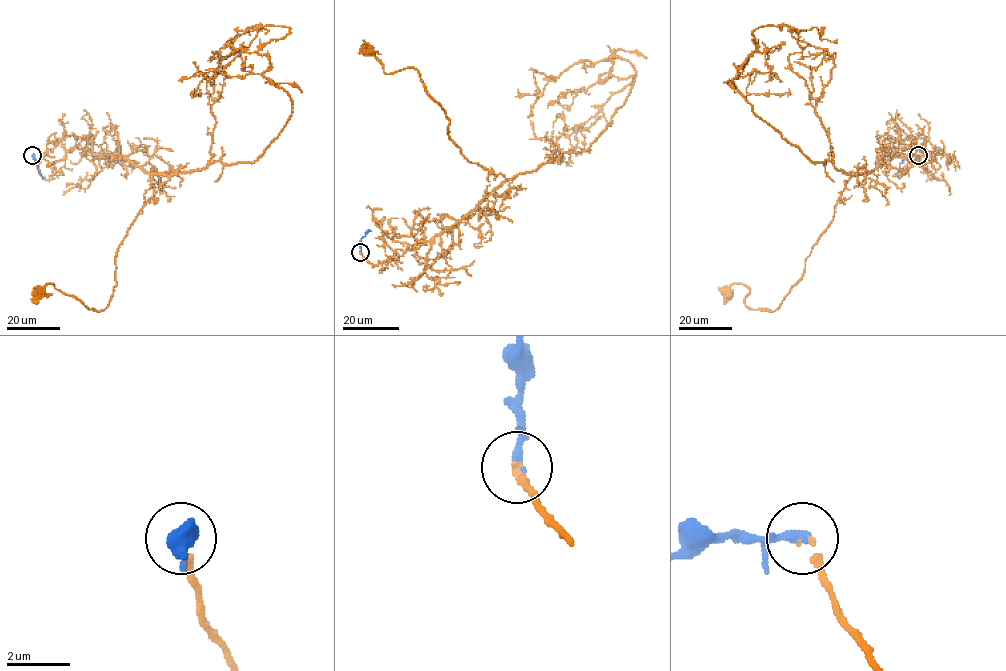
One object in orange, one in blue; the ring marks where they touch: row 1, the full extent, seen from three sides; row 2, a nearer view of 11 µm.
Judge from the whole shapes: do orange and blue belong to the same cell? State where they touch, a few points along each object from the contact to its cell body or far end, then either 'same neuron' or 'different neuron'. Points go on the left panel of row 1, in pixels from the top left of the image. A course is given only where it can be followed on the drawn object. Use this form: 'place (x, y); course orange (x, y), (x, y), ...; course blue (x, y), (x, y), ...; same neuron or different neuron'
place (32, 155); course orange (33, 155), (47, 180), (84, 139), (170, 178), (117, 248), (105, 308), (53, 284), (38, 294); course blue (33, 155), (43, 178); same neuron

